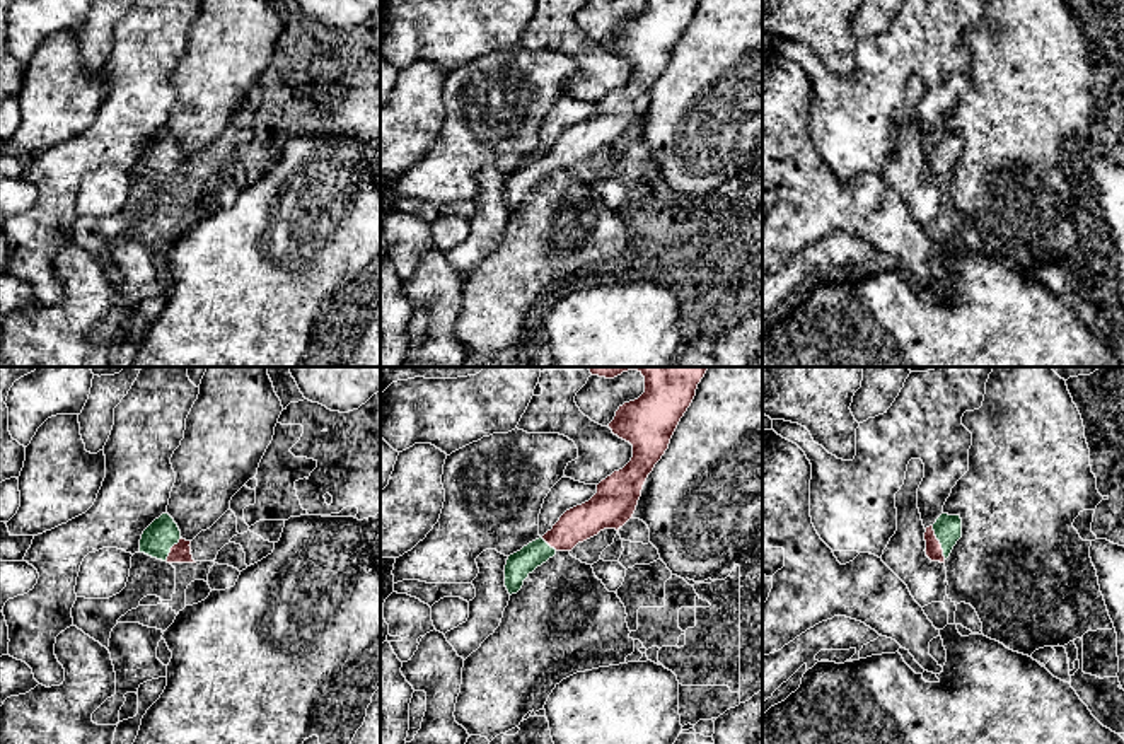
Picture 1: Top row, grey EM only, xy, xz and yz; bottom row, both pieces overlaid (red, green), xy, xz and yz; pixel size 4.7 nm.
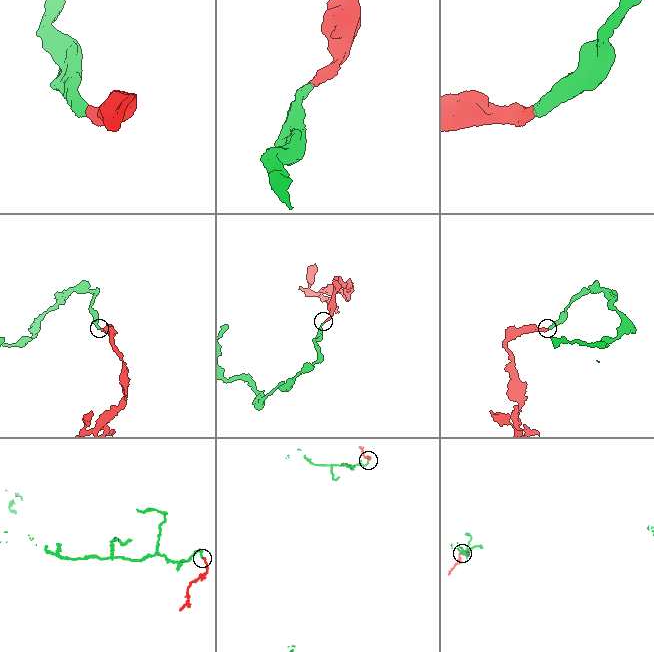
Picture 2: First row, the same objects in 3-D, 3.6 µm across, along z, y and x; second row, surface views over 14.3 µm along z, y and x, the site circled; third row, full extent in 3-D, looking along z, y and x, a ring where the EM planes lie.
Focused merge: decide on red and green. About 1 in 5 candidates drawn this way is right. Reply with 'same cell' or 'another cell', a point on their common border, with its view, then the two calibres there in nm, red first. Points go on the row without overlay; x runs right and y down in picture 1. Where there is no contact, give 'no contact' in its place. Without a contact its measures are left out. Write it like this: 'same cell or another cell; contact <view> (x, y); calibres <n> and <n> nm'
same cell; contact yz (938, 161); calibres 80 and 130 nm

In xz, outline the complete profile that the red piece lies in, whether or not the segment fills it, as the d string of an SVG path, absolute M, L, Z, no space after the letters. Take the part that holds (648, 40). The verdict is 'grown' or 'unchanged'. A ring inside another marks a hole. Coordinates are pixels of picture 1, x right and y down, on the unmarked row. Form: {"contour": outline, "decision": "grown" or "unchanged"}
{"contour": "M645 0L645 10L638 17L619 24L609 46L614 53L633 63L631 78L623 87L602 97L597 102L597 111L588 119L566 128L542 155L508 174L505 183L505 205L510 213L517 212L524 198L558 169L571 169L578 160L597 154L604 147L619 148L633 137L643 102L669 67L681 36L696 14L698 2L699 0Z", "decision": "grown"}

